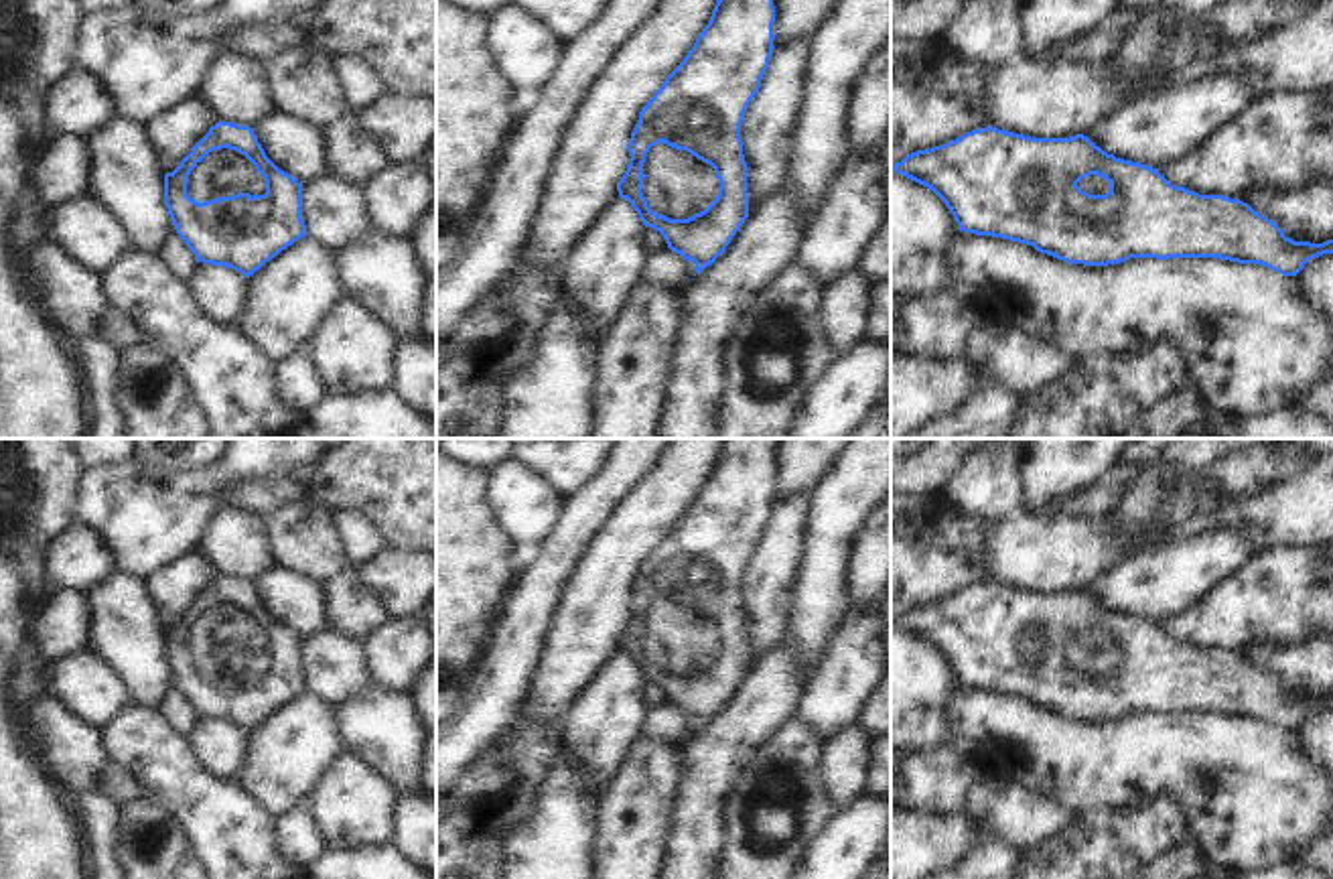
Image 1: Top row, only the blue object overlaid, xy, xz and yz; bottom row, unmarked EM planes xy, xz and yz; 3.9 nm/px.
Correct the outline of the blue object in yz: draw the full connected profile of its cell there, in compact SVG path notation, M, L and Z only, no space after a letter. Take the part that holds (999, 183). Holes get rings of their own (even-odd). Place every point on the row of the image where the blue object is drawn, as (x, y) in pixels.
M986 126L941 146L911 152L891 164L891 173L931 189L945 203L960 231L1027 244L1067 264L1219 258L1296 276L1309 260L1333 254L1333 240L1294 242L1248 203L1175 187L1159 168L1116 158L1083 134L1031 138Z

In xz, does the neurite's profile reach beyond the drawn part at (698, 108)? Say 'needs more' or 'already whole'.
needs more

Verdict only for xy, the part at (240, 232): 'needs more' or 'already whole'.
needs more

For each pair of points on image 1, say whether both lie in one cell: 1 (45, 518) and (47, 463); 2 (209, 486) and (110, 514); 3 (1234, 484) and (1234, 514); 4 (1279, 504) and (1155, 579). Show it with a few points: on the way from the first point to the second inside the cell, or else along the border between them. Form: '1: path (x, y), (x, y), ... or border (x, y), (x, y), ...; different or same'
1: path (45, 504), (45, 478); same
2: path (185, 504), (167, 514), (134, 514); same
3: border (1200, 476), (1226, 496), (1250, 496), (1279, 482); different
4: border (1185, 543), (1212, 532), (1238, 532), (1254, 553); different

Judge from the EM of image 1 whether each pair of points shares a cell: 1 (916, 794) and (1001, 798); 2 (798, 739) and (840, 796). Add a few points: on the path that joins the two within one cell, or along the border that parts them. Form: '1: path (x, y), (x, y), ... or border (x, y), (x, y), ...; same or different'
1: path (936, 794), (980, 794); same
2: border (820, 748), (820, 784), (832, 813); different

